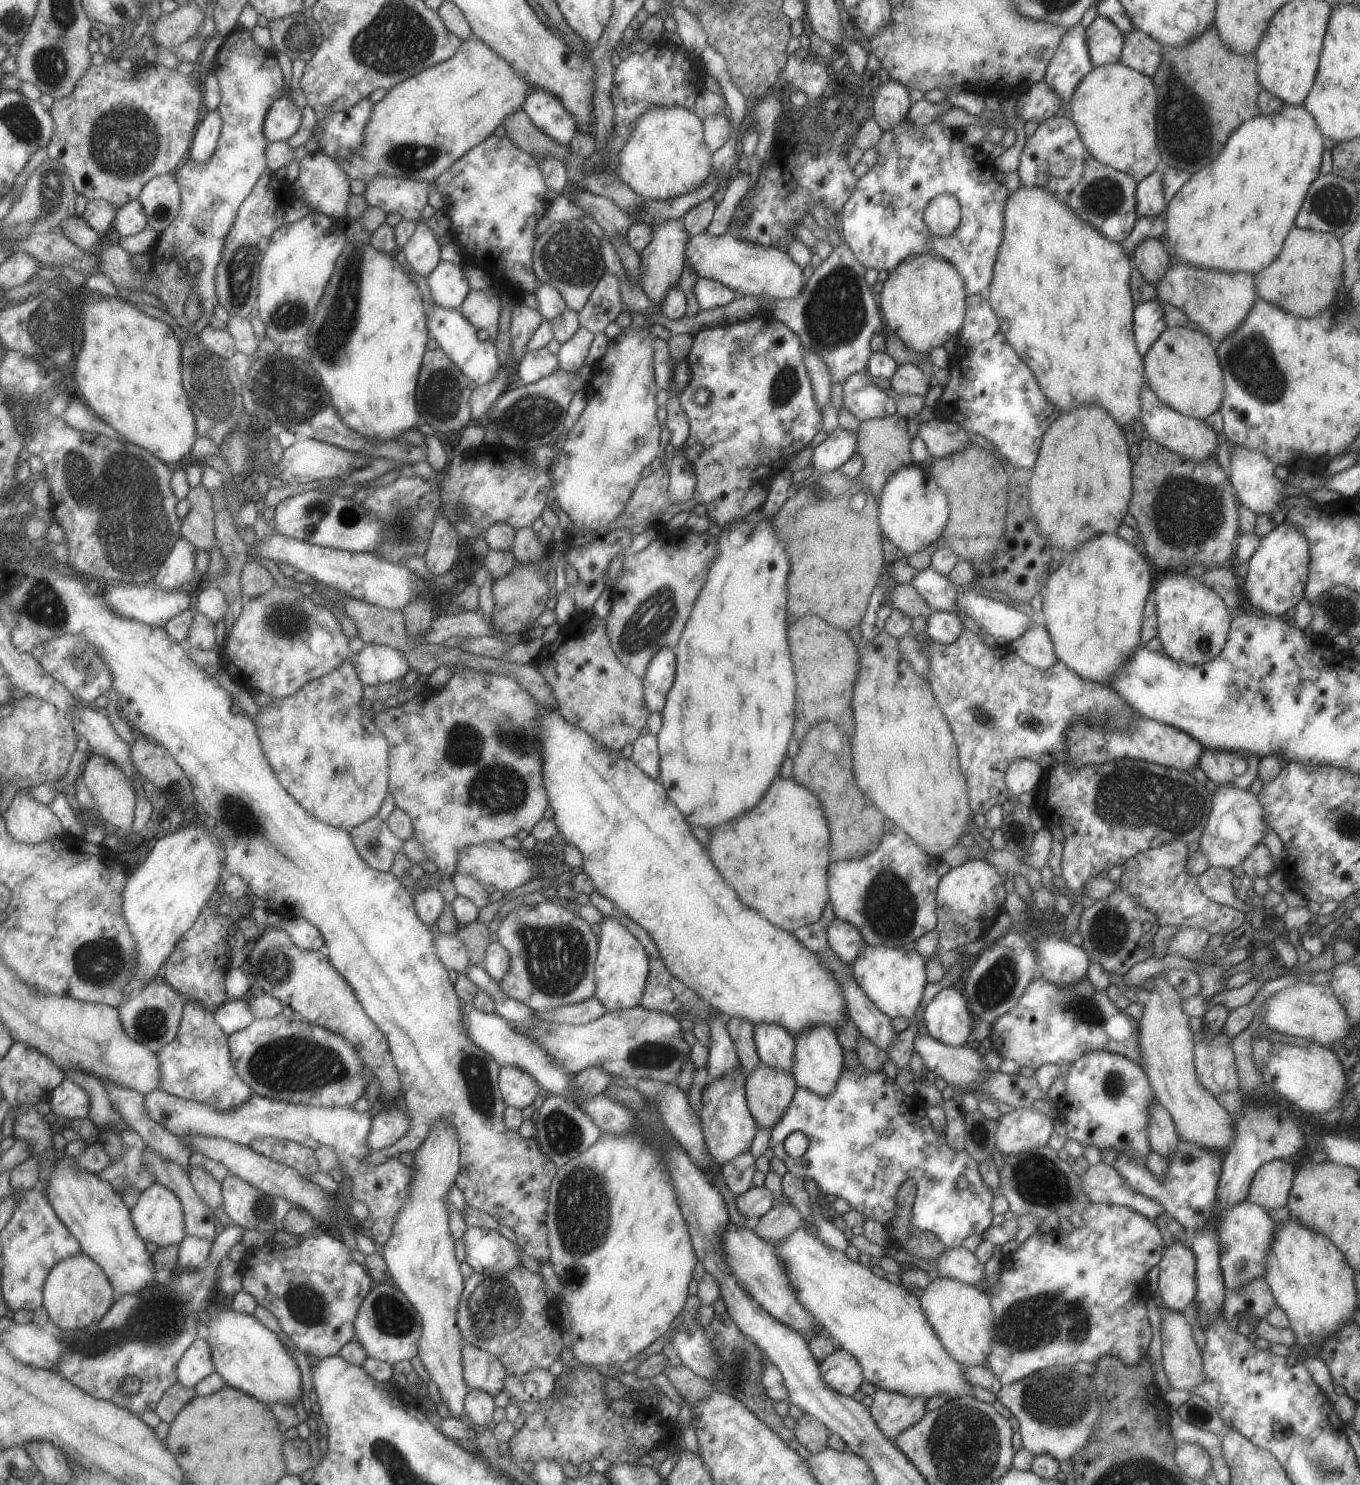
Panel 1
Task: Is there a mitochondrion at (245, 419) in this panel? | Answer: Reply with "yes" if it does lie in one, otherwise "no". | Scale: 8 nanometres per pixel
yes

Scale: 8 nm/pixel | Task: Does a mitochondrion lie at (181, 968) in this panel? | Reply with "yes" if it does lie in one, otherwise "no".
no

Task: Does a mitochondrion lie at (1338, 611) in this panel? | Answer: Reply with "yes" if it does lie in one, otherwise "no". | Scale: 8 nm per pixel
yes

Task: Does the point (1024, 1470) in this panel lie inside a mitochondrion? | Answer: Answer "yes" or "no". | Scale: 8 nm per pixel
no

